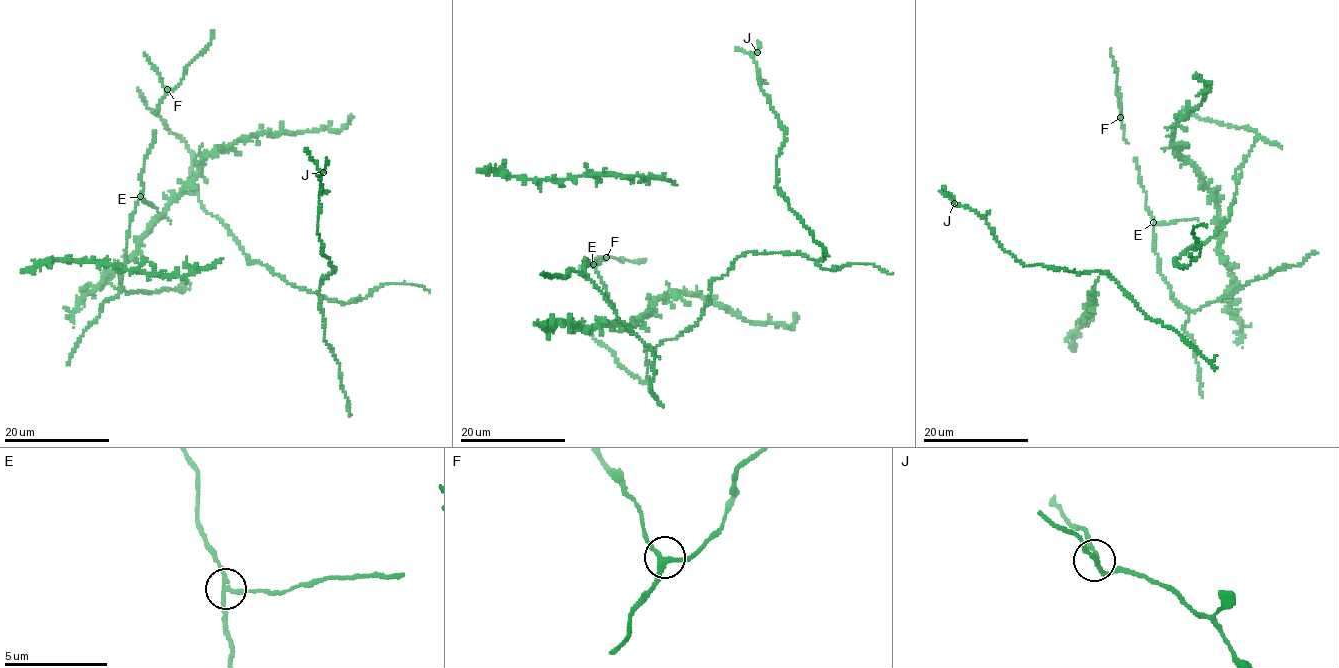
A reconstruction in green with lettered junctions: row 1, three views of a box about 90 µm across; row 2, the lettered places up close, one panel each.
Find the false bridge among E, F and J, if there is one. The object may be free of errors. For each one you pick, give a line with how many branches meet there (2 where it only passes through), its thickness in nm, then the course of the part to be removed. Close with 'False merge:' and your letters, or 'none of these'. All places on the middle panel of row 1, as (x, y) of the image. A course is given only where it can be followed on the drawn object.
E: 3 | 190 nm | (592, 264), (615, 306)
False merge: E

